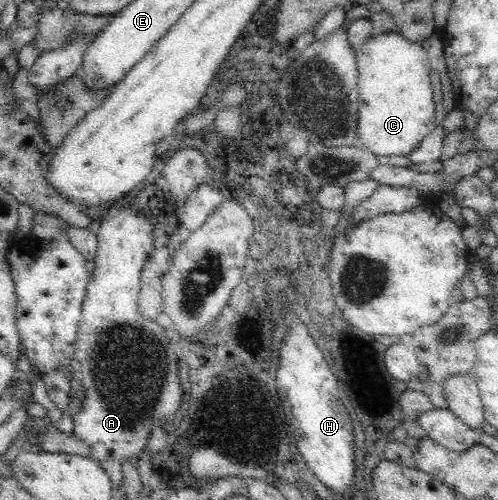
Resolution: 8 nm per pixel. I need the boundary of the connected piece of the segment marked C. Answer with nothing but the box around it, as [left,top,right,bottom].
[355,30,434,155]

